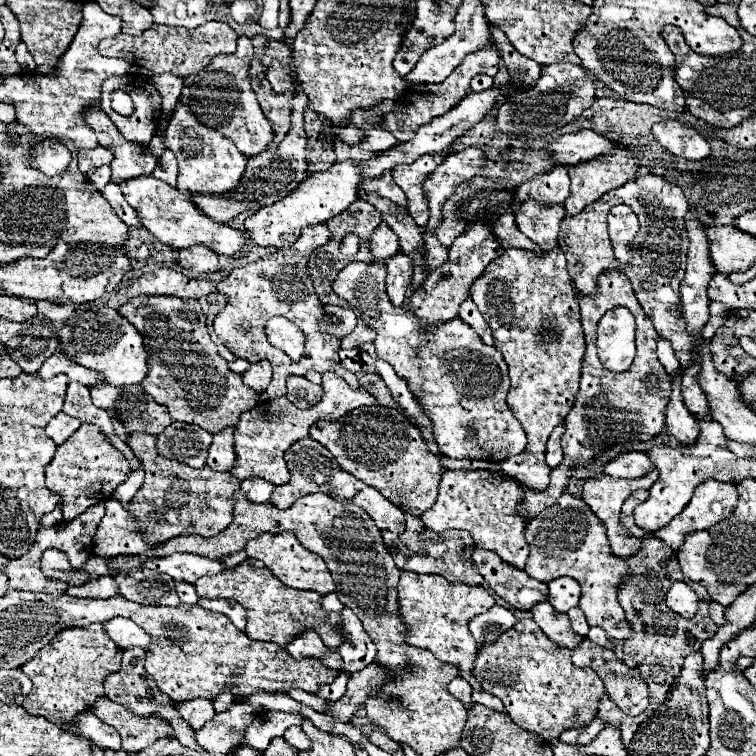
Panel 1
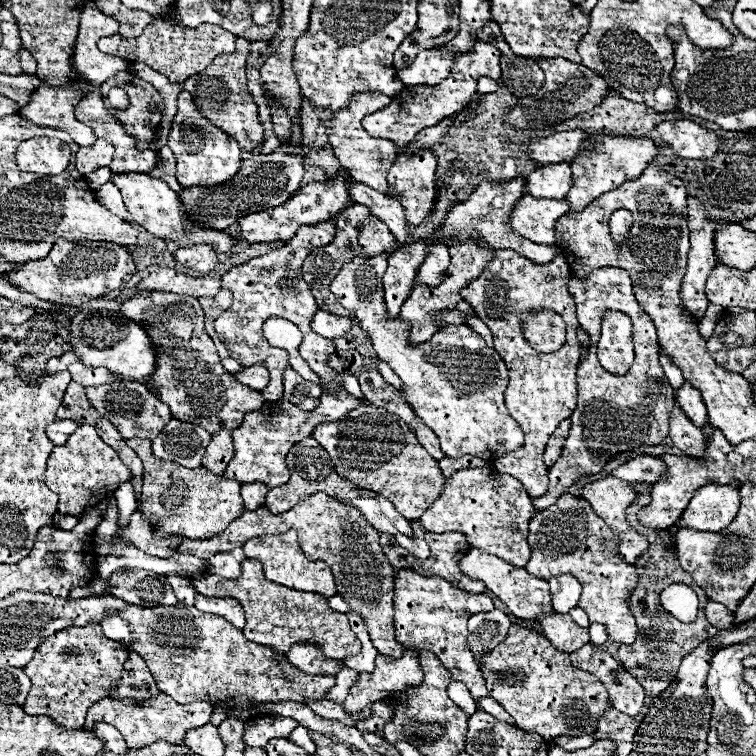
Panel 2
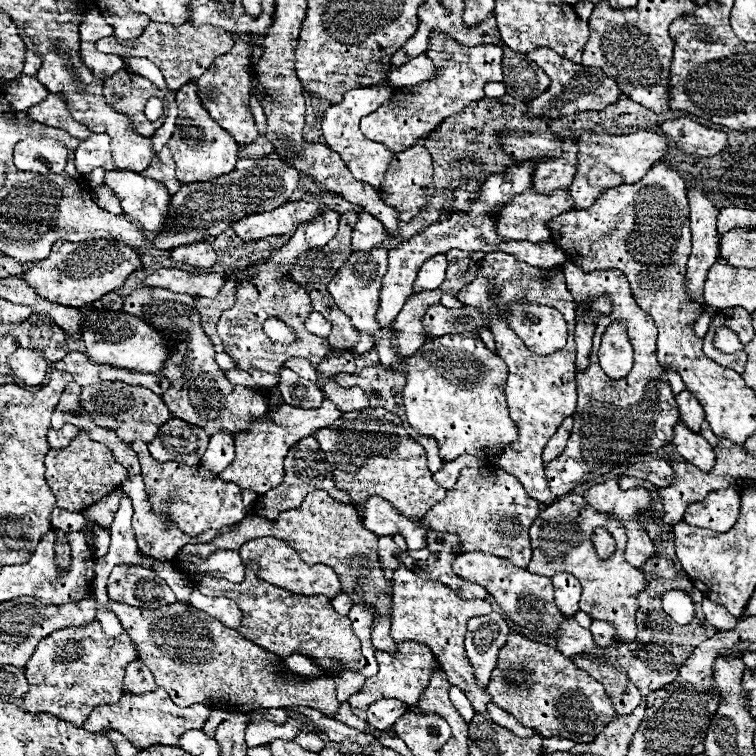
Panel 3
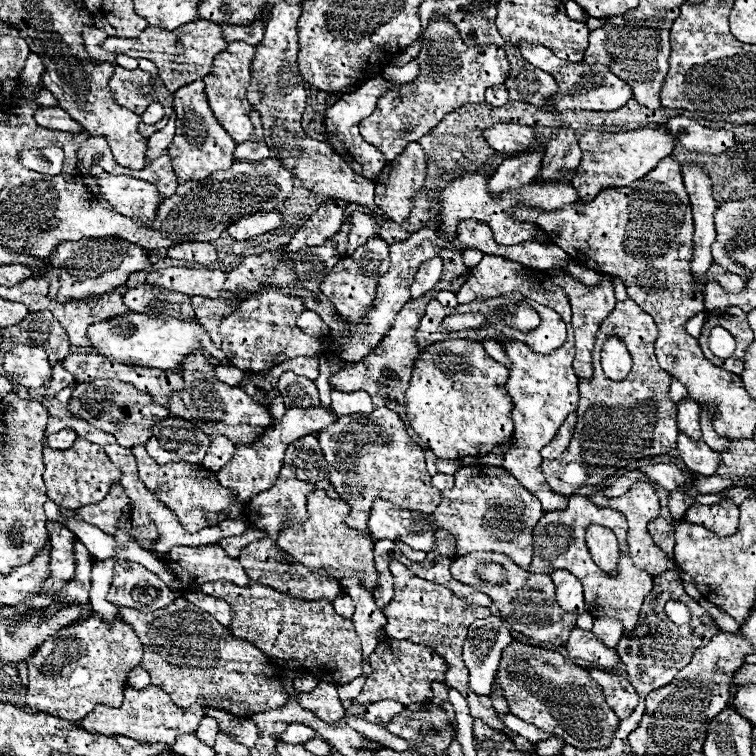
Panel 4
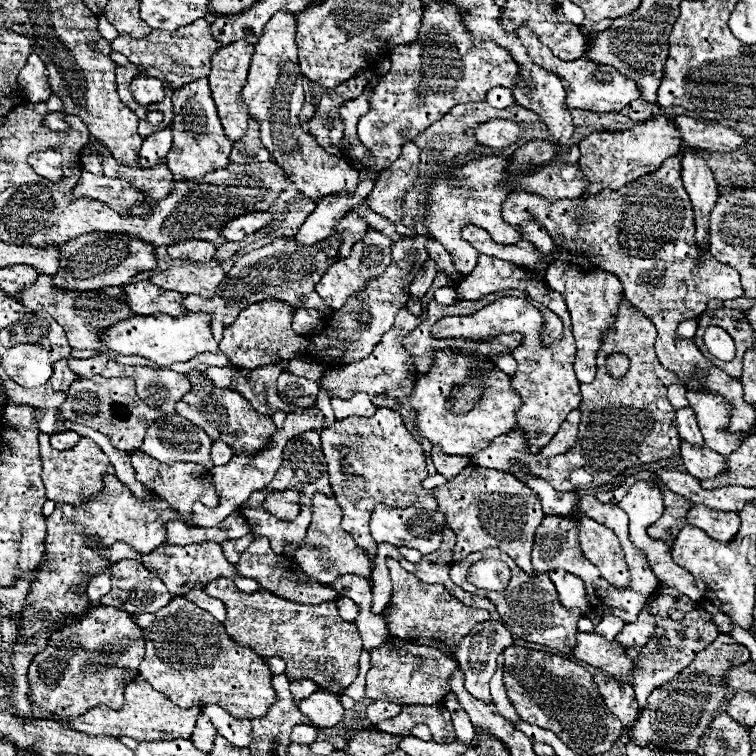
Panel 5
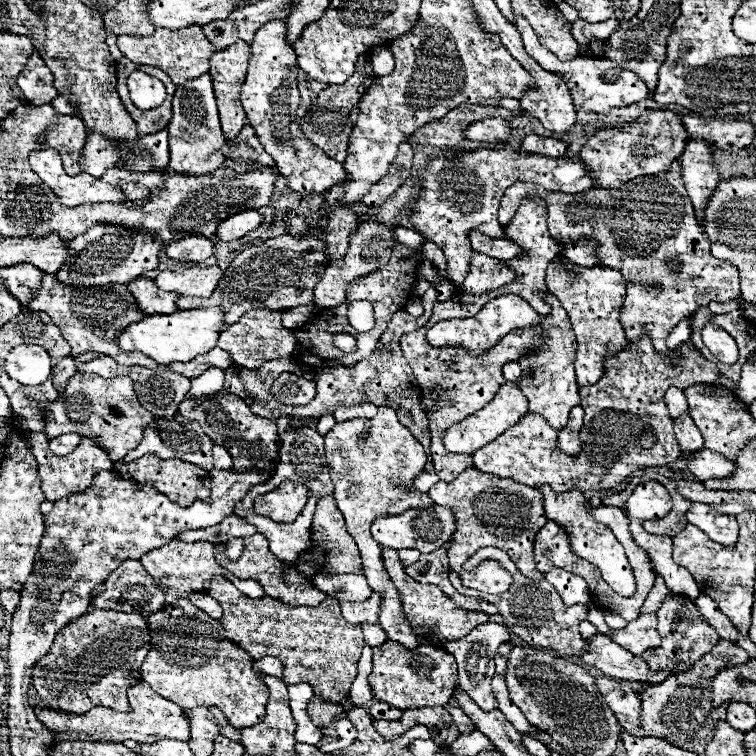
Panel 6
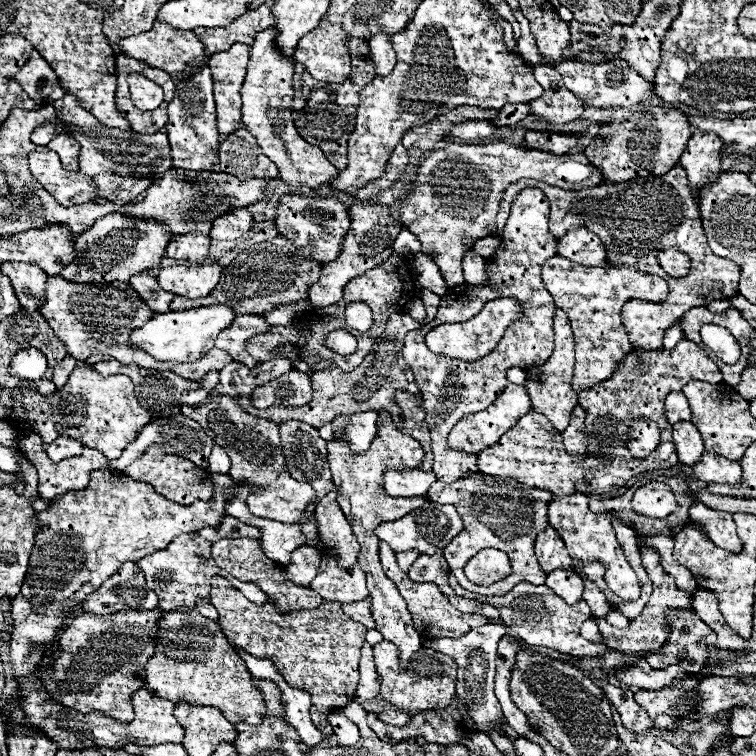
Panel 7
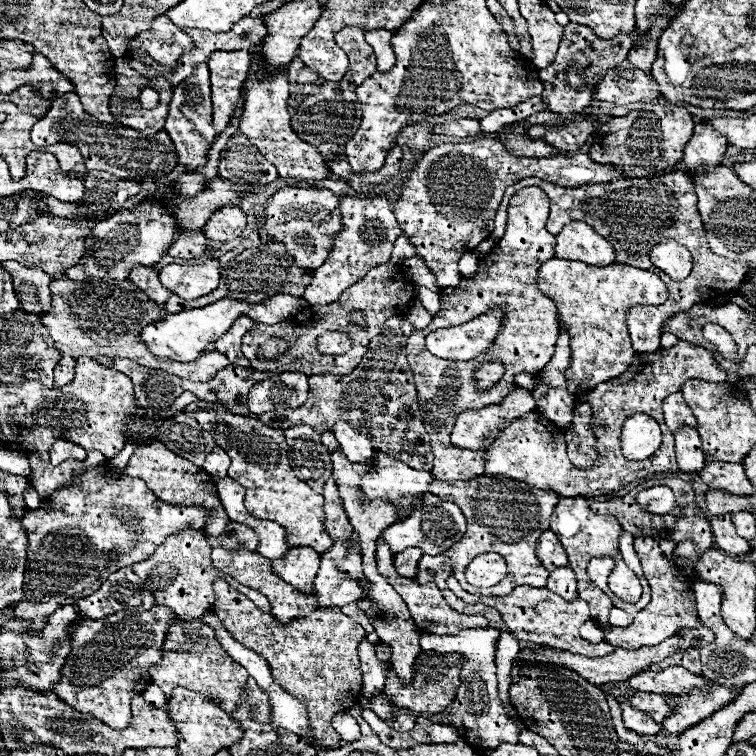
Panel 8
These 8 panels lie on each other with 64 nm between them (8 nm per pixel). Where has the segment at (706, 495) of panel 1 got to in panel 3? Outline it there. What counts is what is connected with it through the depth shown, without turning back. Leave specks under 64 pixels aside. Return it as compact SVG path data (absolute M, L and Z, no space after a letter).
M734 488L716 490L710 492L702 502L690 504L686 508L684 522L724 534L734 528L738 520L738 508L740 508L740 498Z

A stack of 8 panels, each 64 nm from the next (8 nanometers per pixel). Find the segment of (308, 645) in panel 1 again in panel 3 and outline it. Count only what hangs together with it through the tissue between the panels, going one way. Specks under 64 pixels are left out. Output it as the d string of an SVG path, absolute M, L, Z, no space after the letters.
M292 654L292 656L288 656L286 660L286 666L294 672L294 674L300 674L300 676L314 676L314 678L318 678L322 672L320 672L320 668L310 660L310 658L306 658L306 656L302 656L302 654Z

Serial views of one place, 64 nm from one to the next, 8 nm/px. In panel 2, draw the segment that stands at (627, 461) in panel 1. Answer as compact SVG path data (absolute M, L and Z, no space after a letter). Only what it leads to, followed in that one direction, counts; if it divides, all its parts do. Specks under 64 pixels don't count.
M638 456L638 458L632 458L630 462L622 464L618 470L614 470L612 476L622 478L626 482L650 482L650 484L656 484L656 482L660 482L660 476L666 470L668 468L664 466L664 462L660 458Z

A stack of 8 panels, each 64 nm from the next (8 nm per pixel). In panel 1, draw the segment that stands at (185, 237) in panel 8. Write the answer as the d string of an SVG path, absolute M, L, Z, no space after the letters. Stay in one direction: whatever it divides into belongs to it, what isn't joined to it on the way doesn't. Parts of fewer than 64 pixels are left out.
M196 244L192 248L184 248L180 250L180 256L178 256L178 264L186 270L192 270L192 272L198 272L198 274L206 274L206 272L212 272L212 264L218 262L214 260L216 252L212 248L206 248L204 244Z

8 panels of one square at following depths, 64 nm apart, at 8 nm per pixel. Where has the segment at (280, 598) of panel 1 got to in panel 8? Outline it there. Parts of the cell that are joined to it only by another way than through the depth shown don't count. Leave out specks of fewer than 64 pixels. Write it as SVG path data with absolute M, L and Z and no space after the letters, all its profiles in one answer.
M216 580L214 590L214 614L222 620L226 630L246 648L260 654L268 662L272 678L286 692L290 692L290 696L308 706L308 736L314 740L314 744L322 748L336 748L340 734L336 734L332 728L332 718L350 710L362 692L362 670L356 654L358 640L366 636L362 626L344 616L340 608L314 610L310 616L282 624L274 620L272 614L264 614L260 608L256 608L246 596L236 592L224 580Z

